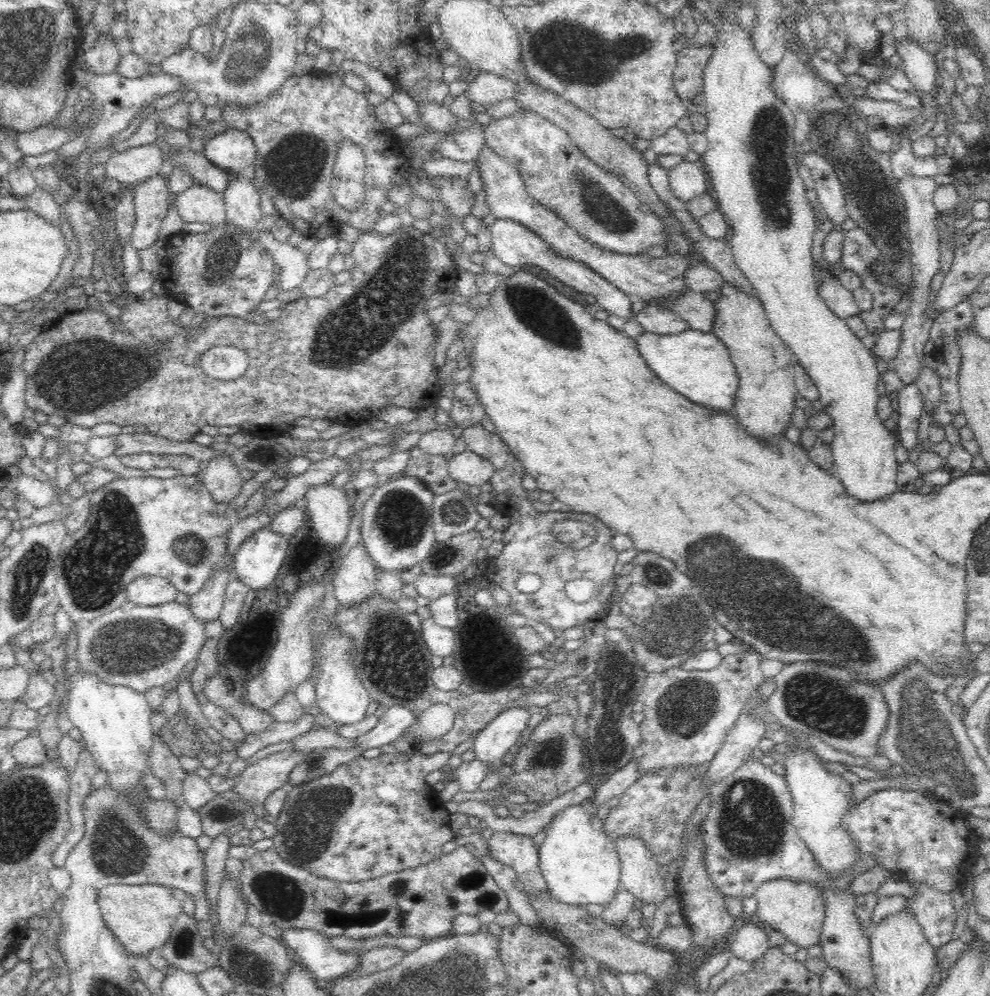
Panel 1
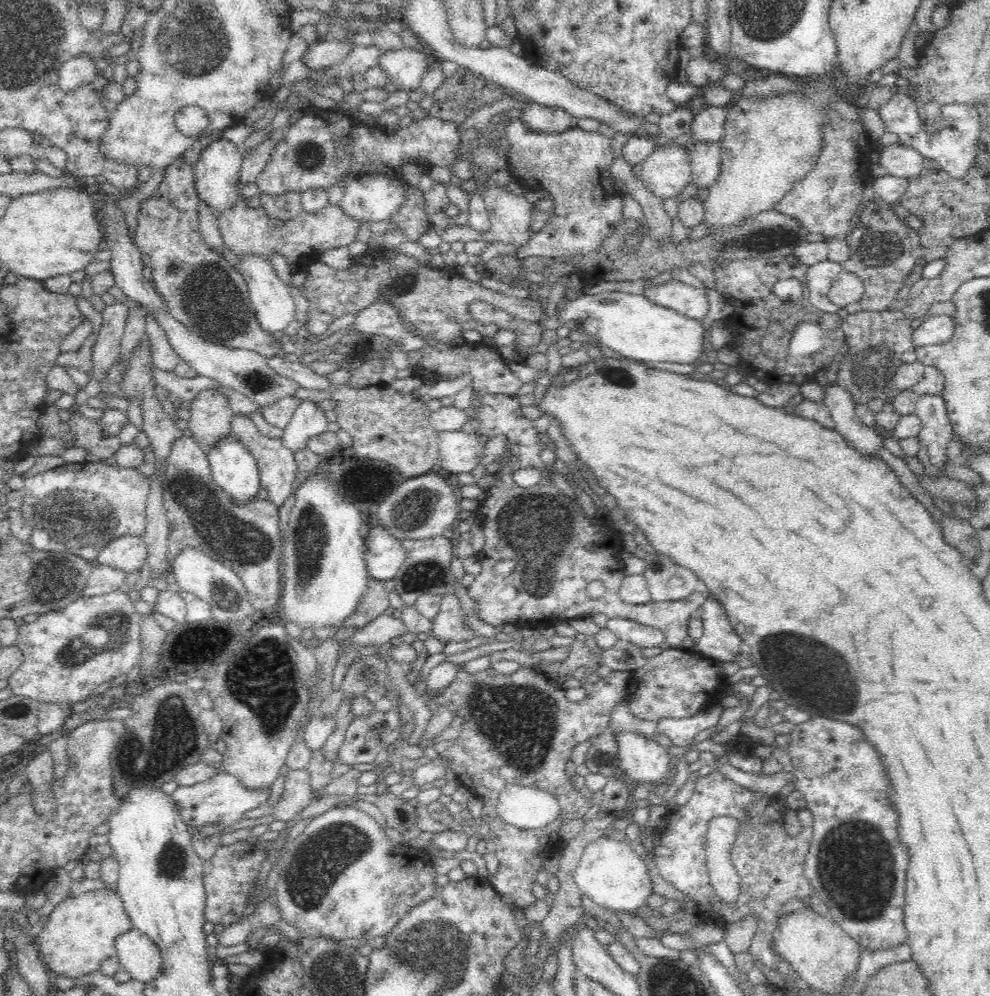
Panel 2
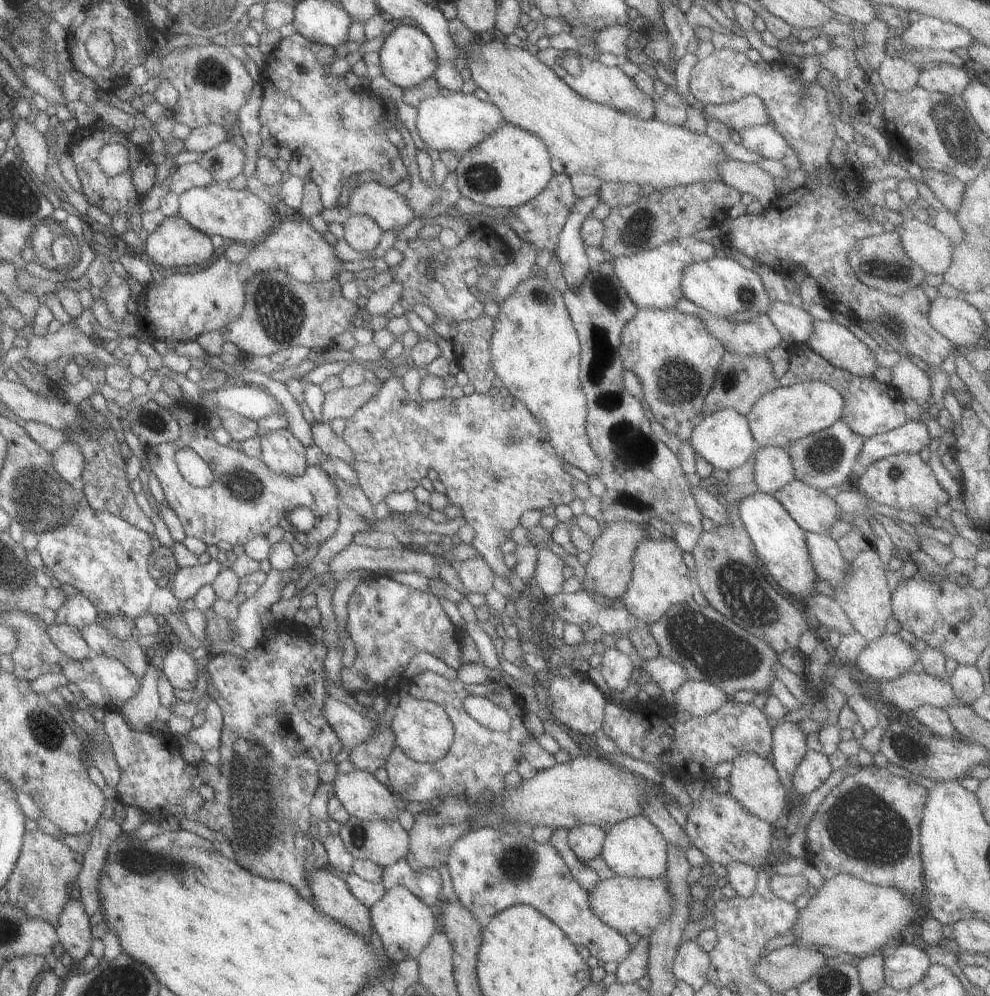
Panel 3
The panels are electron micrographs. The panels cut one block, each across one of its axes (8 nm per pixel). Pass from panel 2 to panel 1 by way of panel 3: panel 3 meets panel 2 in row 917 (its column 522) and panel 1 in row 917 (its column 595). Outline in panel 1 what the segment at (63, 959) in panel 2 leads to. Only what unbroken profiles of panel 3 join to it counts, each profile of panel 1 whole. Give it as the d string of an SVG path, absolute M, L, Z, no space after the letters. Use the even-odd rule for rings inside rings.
M156 884L106 886L98 894L98 905L106 926L133 958L159 949L169 939L177 916L183 911L173 890Z

